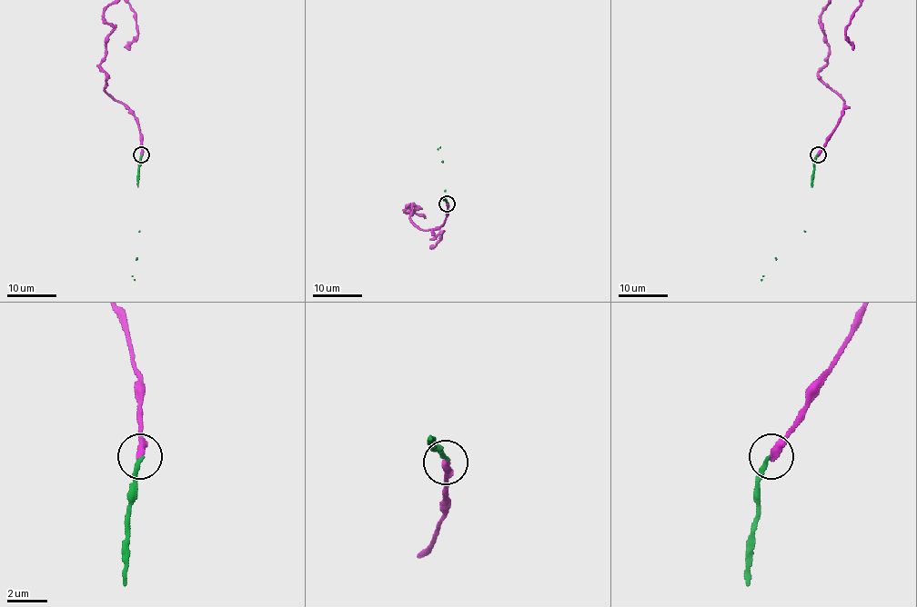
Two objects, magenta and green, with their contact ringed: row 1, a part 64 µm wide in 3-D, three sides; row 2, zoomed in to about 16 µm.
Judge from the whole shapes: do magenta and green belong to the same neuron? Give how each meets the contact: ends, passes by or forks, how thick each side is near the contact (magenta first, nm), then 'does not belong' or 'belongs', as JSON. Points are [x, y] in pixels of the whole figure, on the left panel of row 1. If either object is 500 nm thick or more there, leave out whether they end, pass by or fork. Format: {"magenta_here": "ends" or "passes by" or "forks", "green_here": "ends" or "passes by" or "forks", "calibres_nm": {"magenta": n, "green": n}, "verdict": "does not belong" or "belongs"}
{"magenta_here": "ends", "green_here": "ends", "calibres_nm": {"magenta": 400, "green": 200}, "verdict": "belongs"}

